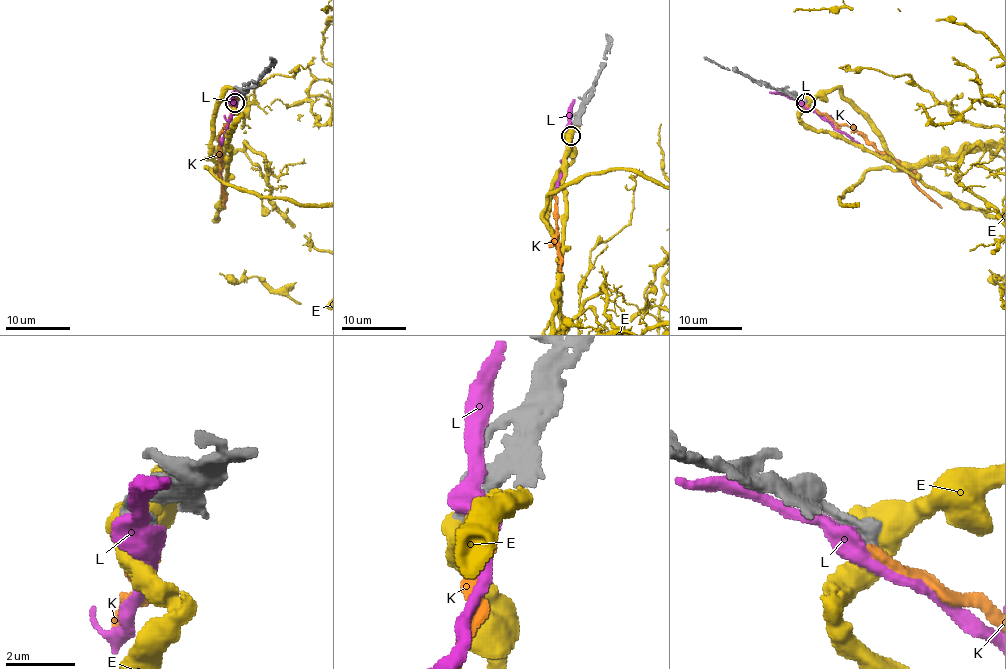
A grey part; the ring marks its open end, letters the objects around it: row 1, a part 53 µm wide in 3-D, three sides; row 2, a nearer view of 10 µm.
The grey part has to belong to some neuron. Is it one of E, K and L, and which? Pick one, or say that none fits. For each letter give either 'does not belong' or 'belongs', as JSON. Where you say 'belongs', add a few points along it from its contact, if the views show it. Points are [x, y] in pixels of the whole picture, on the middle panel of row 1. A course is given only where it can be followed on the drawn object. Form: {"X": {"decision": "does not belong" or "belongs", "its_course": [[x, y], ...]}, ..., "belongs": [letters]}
{"E": {"decision": "does not belong"}, "K": {"decision": "does not belong"}, "L": {"decision": "does not belong"}, "belongs": []}

